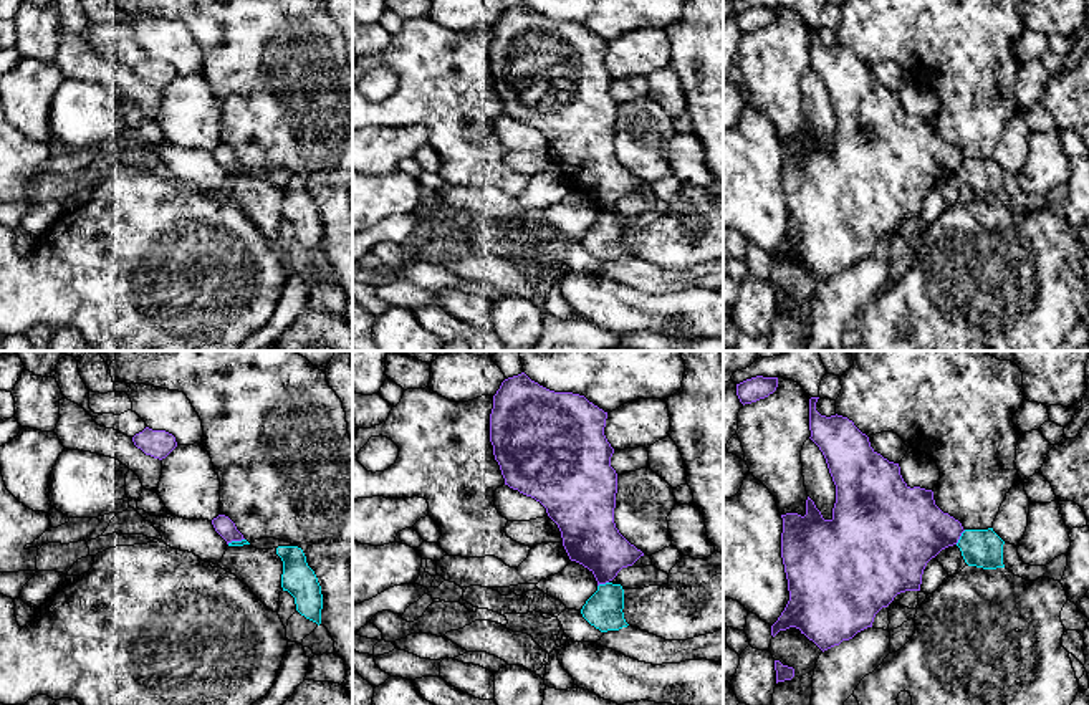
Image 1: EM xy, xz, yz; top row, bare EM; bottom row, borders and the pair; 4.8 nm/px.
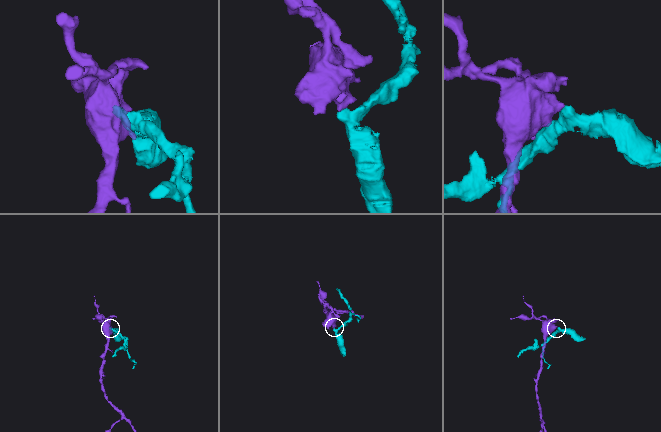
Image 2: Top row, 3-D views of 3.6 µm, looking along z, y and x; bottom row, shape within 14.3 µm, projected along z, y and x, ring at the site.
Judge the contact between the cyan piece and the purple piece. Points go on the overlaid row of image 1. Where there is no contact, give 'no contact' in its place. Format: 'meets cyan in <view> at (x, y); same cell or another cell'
meets cyan in yz at (960, 537); another cell

